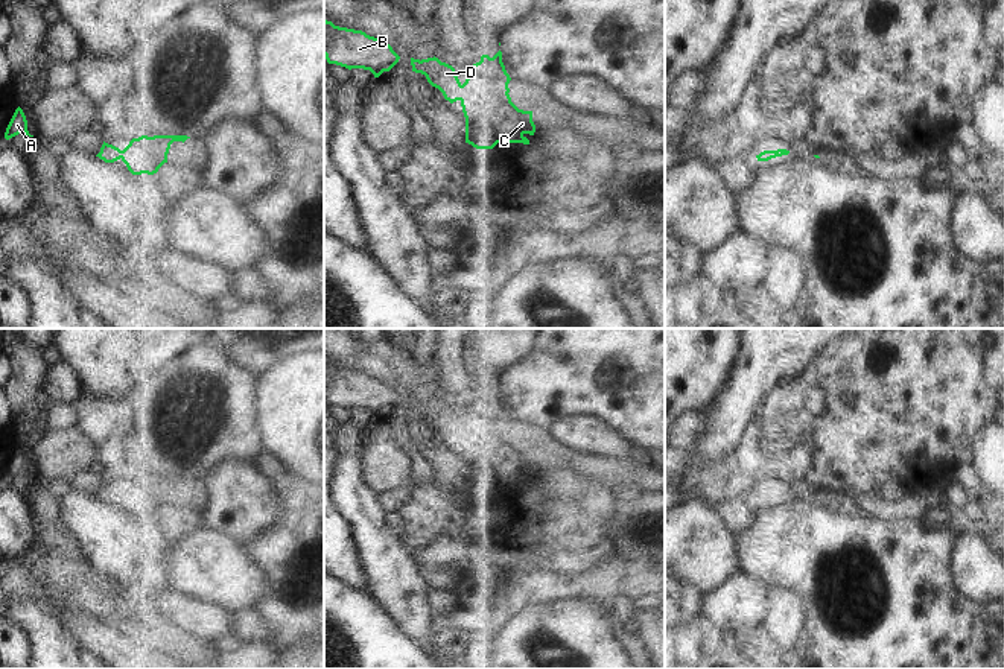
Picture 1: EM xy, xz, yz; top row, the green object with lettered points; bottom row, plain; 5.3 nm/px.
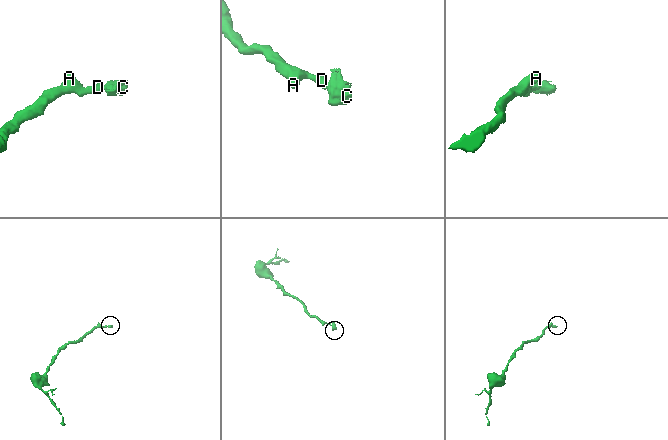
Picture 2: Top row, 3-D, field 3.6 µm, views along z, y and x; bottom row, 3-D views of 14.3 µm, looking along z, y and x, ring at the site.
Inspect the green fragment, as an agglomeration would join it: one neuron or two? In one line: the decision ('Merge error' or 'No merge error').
No merge error.

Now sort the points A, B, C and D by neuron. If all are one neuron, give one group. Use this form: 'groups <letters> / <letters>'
groups A B C D

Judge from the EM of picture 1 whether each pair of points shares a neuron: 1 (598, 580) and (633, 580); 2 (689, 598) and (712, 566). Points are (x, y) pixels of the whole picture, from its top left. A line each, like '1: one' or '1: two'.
1: one
2: two

